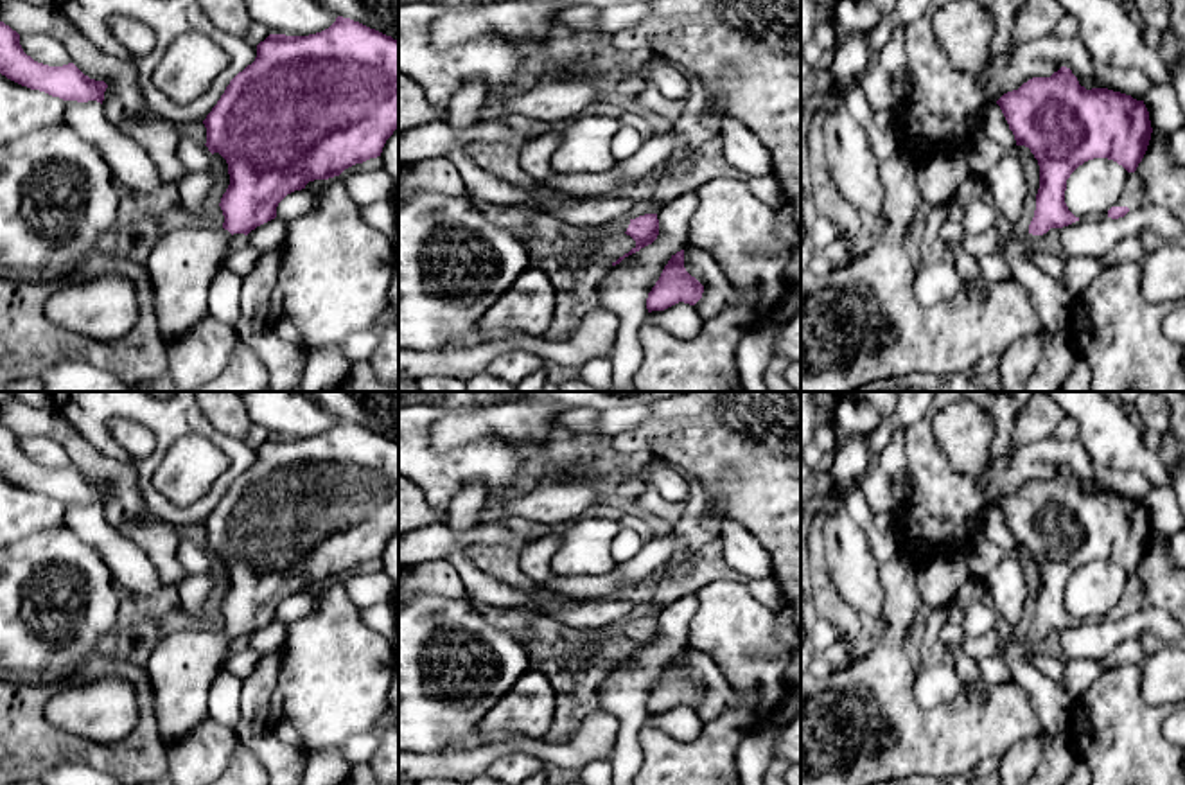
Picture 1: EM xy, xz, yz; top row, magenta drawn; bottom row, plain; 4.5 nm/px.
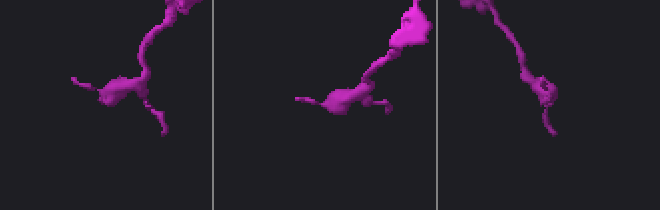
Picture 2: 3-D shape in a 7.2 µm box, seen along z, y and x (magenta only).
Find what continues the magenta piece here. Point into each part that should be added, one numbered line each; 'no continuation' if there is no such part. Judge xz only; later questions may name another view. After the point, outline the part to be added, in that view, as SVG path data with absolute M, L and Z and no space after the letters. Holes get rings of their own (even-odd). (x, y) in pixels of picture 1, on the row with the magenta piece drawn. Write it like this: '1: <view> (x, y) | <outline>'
1: xz (620, 225) | M621 217L621 219L609 223L609 225L580 226L580 228L587 234L601 234L607 243L610 235L616 235L619 232L627 232L628 225L630 225L630 217Z

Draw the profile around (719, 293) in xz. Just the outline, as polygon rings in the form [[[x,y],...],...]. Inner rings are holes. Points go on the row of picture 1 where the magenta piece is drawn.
[[[691,243],[684,246],[684,268],[702,286],[702,298],[693,305],[702,320],[711,320],[740,304],[742,293],[729,282],[713,255]]]

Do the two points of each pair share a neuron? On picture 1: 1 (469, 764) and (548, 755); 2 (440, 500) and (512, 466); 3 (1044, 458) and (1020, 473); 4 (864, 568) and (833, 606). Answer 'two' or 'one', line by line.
1: one
2: one
3: one
4: two

